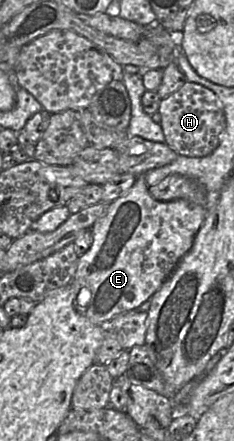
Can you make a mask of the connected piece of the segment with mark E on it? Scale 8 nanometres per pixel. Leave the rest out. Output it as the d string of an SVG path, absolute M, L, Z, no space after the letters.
M145 174L137 176L130 191L109 204L105 215L96 220L91 228L91 247L78 258L71 282L74 289L74 308L93 324L106 326L114 317L135 310L151 299L191 249L204 223L207 211L203 206L185 199L157 201L151 196L148 188Z

